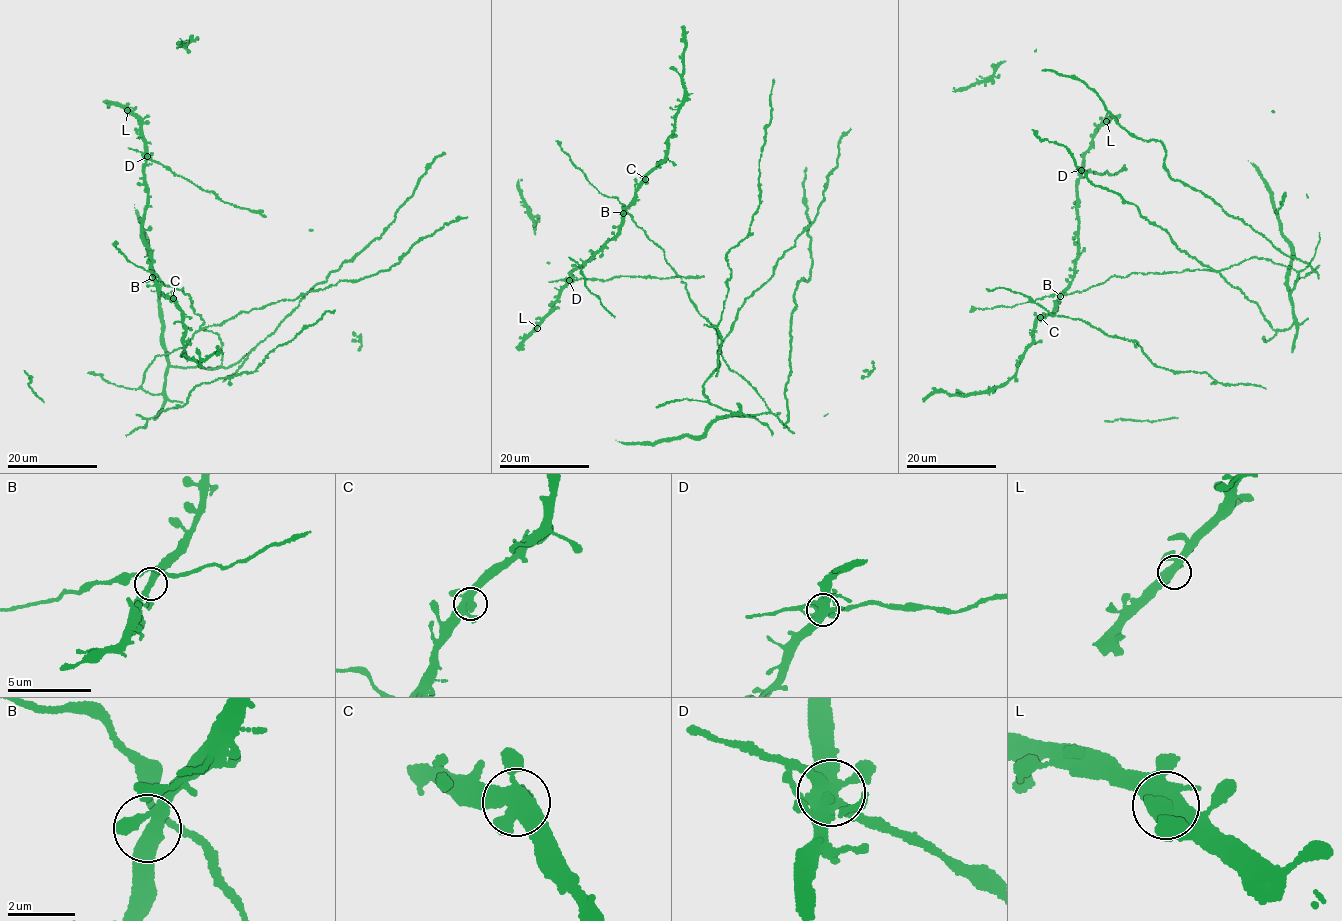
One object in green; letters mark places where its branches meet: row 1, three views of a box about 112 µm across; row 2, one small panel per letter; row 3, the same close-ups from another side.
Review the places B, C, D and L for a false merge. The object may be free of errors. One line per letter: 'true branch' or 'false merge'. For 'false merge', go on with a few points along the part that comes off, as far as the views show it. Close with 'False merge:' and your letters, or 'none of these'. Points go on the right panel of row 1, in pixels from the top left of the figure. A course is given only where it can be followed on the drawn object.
B: true branch
C: true branch
D: false merge; course (1081, 169), (1103, 174), (1107, 171), (1113, 174), (1125, 167), (1126, 169)
L: true branch
False merge: D

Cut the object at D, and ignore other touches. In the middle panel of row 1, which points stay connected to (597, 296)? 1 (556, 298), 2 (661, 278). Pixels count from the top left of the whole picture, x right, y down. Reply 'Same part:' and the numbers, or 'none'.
Same part: 1

